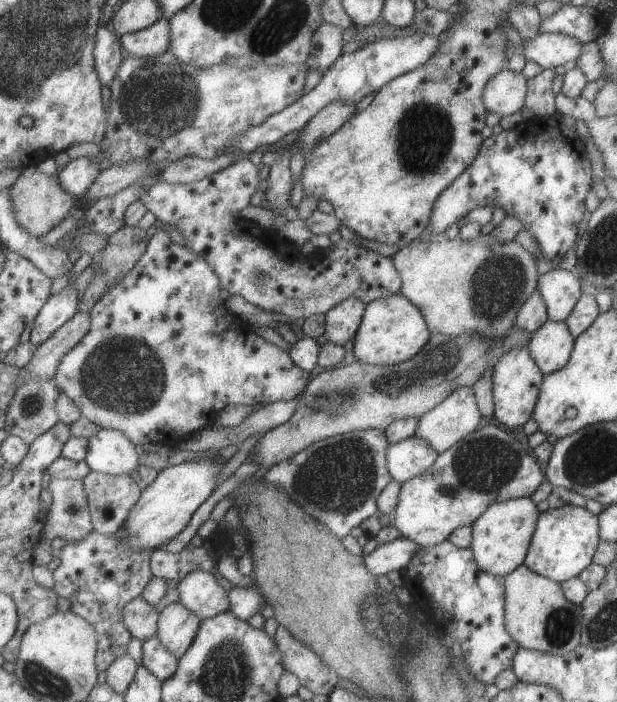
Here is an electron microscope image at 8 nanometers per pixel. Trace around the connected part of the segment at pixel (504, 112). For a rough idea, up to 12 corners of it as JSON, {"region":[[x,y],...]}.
{"region":[[506,66],[481,94],[487,113],[501,118],[524,106],[526,80]]}

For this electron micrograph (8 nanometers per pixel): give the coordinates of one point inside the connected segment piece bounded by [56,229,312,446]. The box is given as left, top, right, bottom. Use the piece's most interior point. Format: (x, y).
(164, 356)

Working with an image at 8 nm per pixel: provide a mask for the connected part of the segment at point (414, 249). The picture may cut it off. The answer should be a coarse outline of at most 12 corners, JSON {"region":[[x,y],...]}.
{"region":[[424,233],[392,260],[431,335],[499,342],[535,292],[515,240]]}

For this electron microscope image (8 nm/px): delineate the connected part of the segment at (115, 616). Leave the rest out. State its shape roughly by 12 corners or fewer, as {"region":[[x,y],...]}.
{"region":[[125,528],[93,530],[58,552],[59,597],[97,630],[107,671],[134,637],[125,608],[155,578],[158,549]]}

